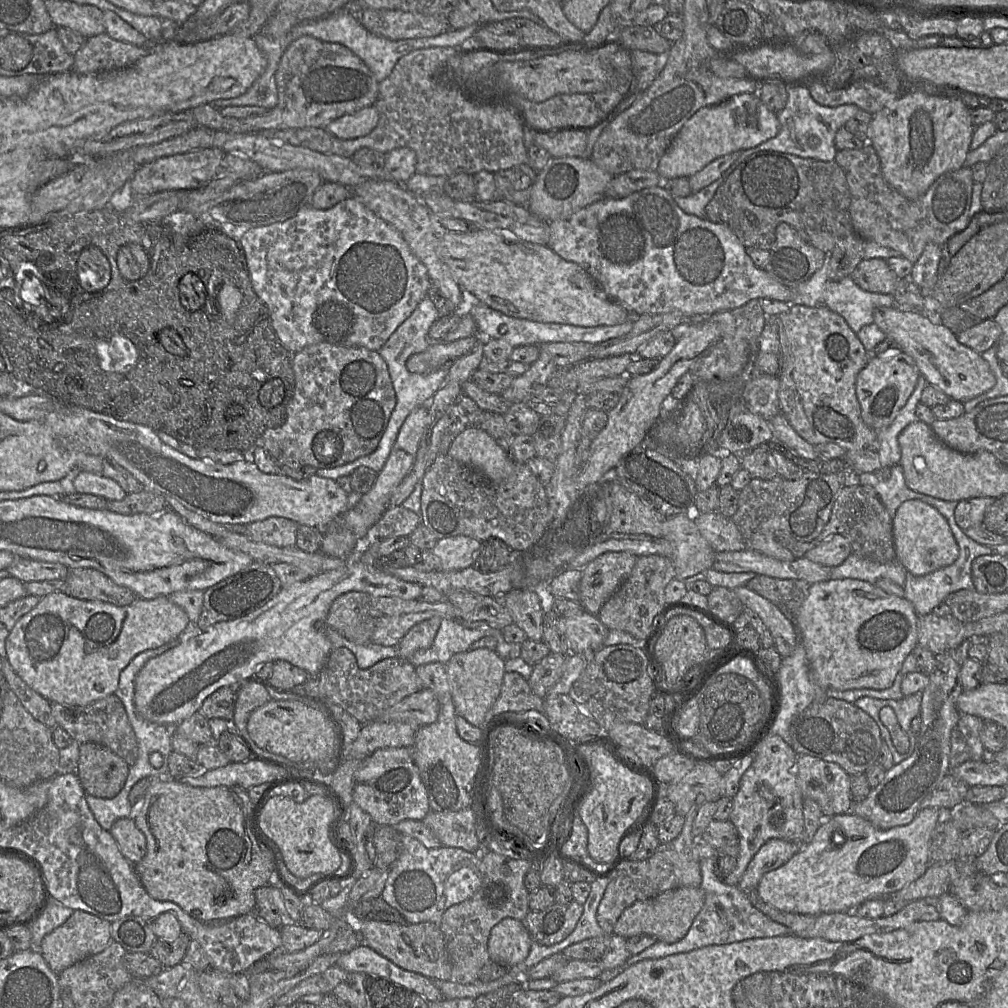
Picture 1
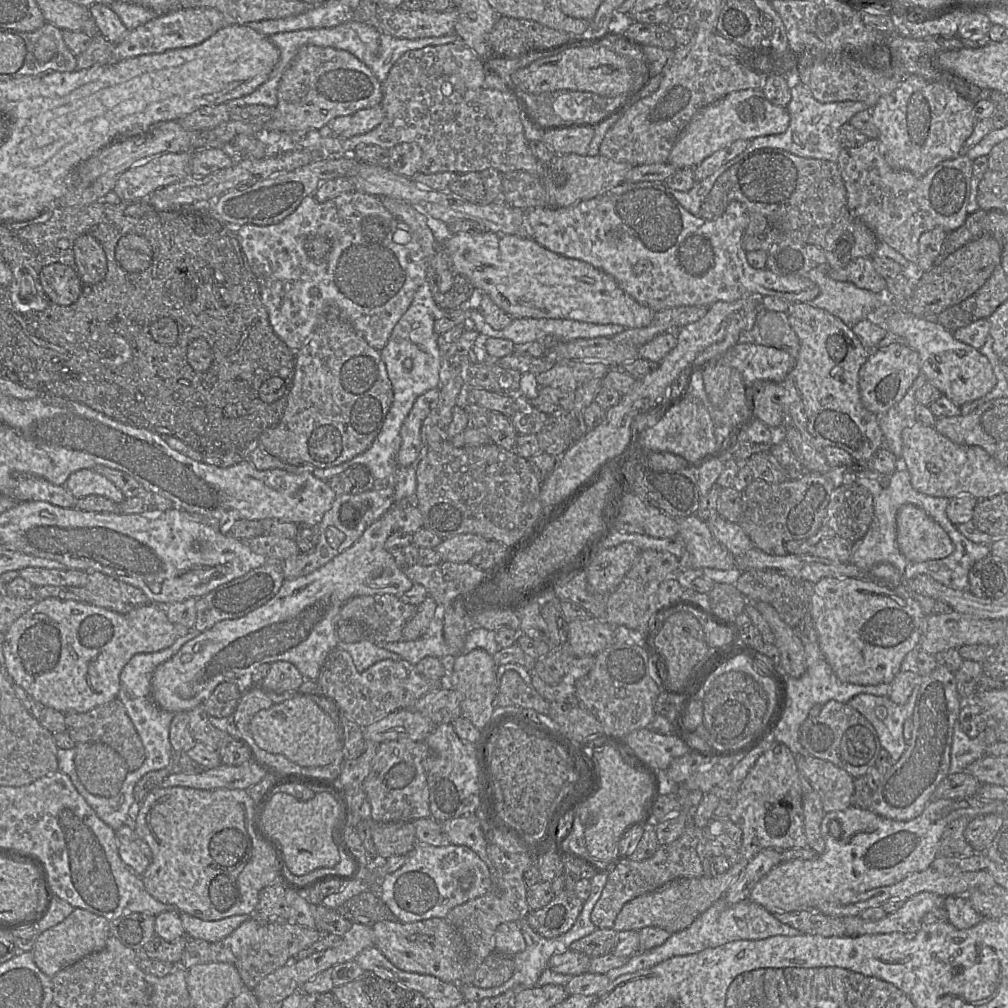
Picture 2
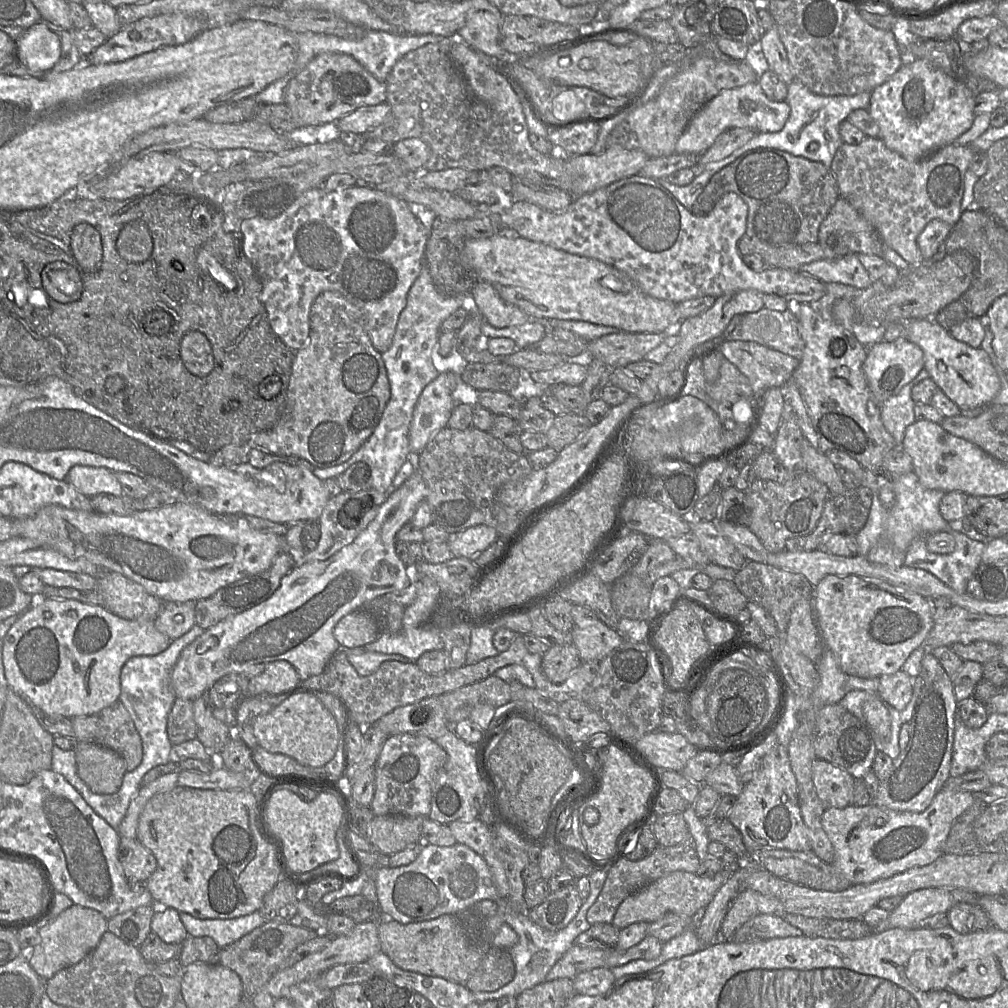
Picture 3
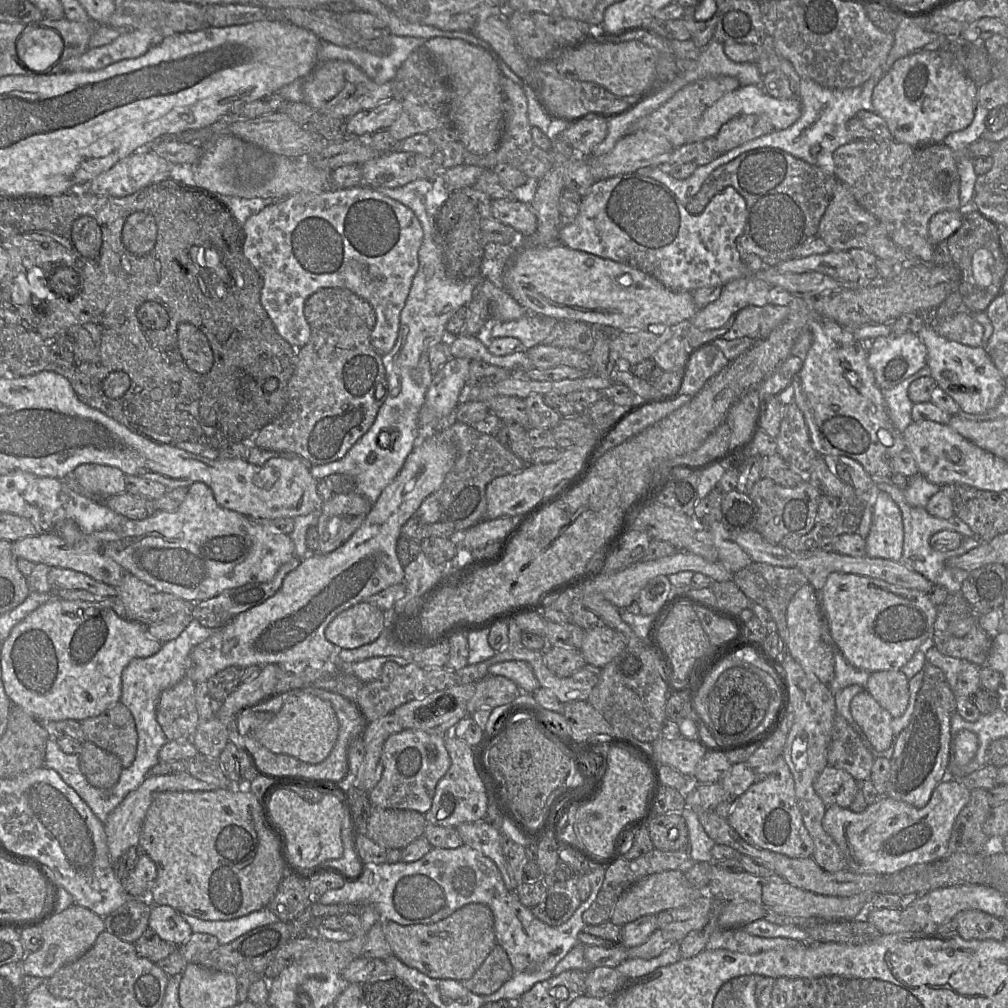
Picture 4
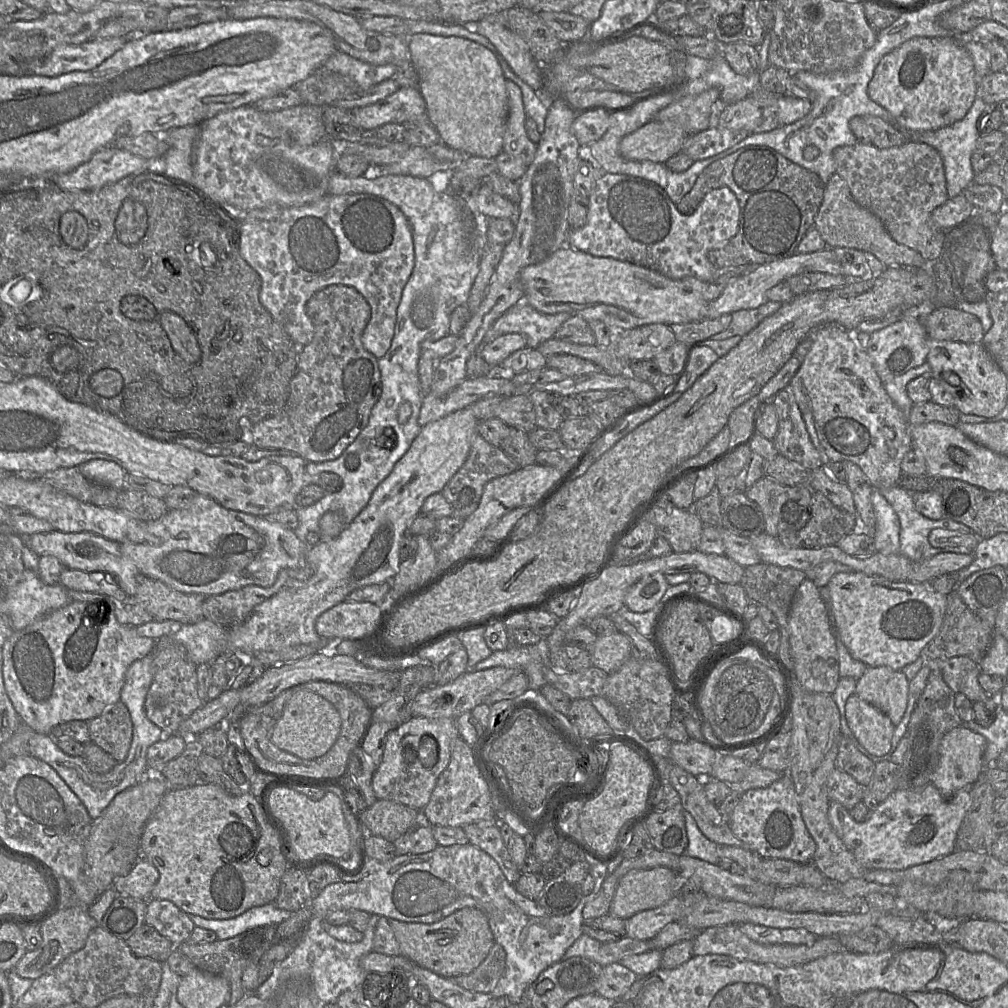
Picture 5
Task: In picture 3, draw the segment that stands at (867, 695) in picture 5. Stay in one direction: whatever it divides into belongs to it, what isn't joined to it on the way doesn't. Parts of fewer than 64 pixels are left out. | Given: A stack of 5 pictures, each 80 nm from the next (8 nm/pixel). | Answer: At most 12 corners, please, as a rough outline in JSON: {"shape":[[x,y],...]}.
{"shape":[[903,671],[879,678],[877,694],[884,704],[905,709],[913,679]]}

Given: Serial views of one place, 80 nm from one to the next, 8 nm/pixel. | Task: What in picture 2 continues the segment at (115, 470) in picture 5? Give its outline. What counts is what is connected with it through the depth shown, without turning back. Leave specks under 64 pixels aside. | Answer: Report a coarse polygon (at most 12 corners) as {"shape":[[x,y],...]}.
{"shape":[[92,469],[78,470],[65,488],[76,499],[99,495],[118,504],[124,495]]}

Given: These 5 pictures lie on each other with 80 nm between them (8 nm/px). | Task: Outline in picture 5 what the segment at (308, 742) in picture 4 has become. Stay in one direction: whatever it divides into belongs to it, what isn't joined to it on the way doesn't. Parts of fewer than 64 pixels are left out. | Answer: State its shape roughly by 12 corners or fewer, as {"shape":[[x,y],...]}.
{"shape":[[309,690],[294,692],[271,741],[302,759],[323,756],[342,720]]}

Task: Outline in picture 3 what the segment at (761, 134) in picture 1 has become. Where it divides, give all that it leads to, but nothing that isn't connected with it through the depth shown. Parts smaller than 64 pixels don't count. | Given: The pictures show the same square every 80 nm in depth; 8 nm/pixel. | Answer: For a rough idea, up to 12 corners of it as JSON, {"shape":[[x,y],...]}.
{"shape":[[758,82],[726,89],[692,117],[675,152],[702,154],[735,127],[779,132],[785,101]]}

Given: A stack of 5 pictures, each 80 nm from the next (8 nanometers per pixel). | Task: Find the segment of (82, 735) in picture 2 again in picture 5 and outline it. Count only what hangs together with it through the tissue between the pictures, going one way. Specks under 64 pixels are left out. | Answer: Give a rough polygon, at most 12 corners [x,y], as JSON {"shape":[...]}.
{"shape":[[121,701],[90,720],[92,742],[118,762],[133,725]]}

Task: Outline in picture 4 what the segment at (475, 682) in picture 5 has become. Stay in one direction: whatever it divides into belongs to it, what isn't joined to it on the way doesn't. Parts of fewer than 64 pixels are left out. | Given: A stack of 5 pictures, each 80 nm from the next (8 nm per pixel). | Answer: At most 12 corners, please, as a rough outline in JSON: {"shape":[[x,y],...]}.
{"shape":[[477,683],[412,700],[393,713],[403,729],[451,734]]}

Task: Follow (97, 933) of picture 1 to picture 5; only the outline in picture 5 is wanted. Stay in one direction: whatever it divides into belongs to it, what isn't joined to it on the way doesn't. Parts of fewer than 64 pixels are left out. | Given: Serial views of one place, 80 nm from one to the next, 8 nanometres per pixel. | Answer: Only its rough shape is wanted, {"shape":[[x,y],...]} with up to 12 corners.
{"shape":[[65,906],[40,926],[41,945],[13,970],[35,980],[82,949],[99,925]]}

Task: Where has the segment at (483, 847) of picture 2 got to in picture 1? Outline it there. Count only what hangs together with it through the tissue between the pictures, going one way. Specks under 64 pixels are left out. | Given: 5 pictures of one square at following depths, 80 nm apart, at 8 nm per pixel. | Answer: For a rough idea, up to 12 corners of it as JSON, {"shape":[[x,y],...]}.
{"shape":[[471,807],[422,820],[442,846],[480,855]]}

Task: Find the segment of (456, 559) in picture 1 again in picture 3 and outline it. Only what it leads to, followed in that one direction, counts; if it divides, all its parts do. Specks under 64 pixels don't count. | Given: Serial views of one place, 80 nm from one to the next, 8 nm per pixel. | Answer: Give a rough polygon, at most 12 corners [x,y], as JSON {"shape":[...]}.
{"shape":[[477,525],[451,534],[454,557],[471,559],[498,539],[496,530]]}

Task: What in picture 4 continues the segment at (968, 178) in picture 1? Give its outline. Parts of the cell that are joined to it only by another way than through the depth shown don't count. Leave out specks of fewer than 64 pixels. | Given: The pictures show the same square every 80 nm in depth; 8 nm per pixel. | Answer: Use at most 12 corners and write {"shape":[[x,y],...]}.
{"shape":[[980,138],[851,141],[834,173],[911,257],[933,265],[931,217],[959,210],[957,162]]}

